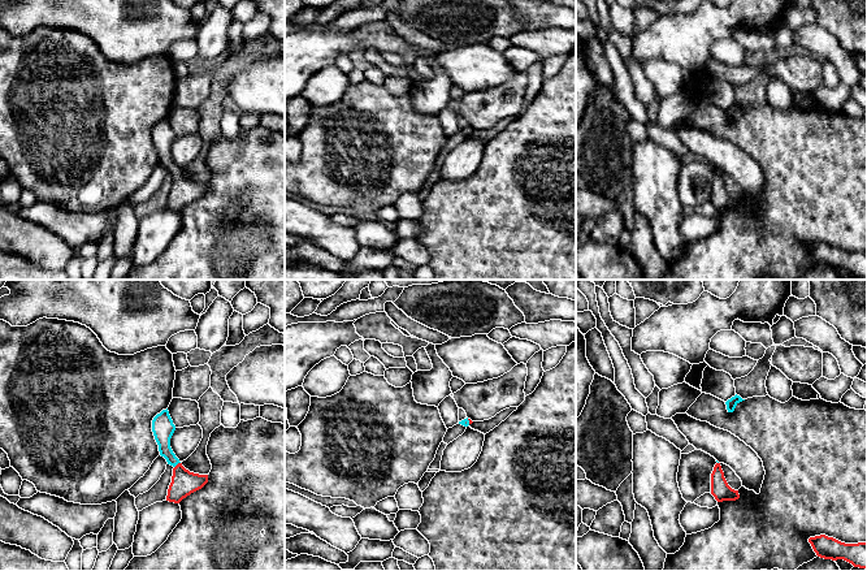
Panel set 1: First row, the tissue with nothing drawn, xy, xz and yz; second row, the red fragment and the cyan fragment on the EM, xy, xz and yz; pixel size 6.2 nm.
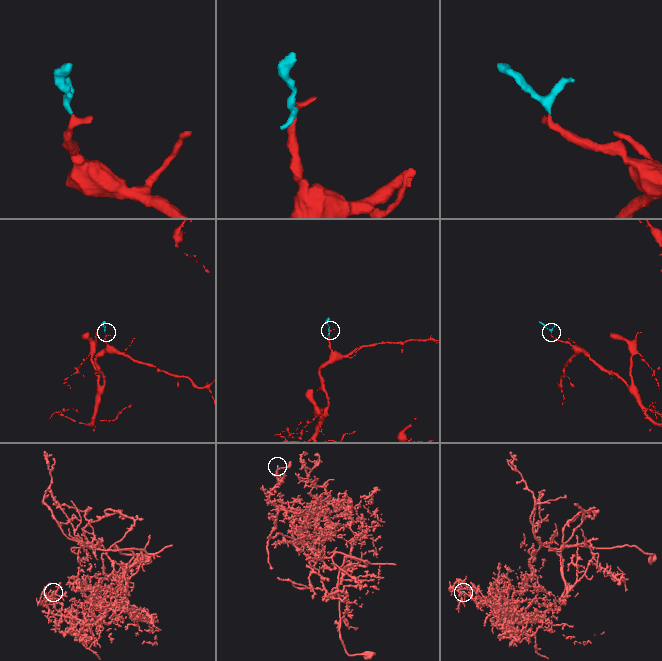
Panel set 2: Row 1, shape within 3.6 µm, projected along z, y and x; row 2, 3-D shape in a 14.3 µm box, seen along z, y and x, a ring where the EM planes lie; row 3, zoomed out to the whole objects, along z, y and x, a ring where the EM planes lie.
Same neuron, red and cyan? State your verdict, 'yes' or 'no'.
yes

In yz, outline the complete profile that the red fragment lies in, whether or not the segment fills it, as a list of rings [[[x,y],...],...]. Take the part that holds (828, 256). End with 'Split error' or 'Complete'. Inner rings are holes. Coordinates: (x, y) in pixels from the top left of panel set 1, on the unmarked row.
[[[825,243],[810,246],[814,260],[824,268],[844,268],[854,276],[867,278],[867,251],[845,252]]]. Complete

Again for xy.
[[[168,117],[153,126],[152,140],[159,153],[160,164],[166,168],[168,173],[174,176],[166,209],[179,212],[191,202],[201,198],[208,191],[208,183],[190,181],[182,174],[170,156],[170,147],[174,139],[175,134]]]. Split error

